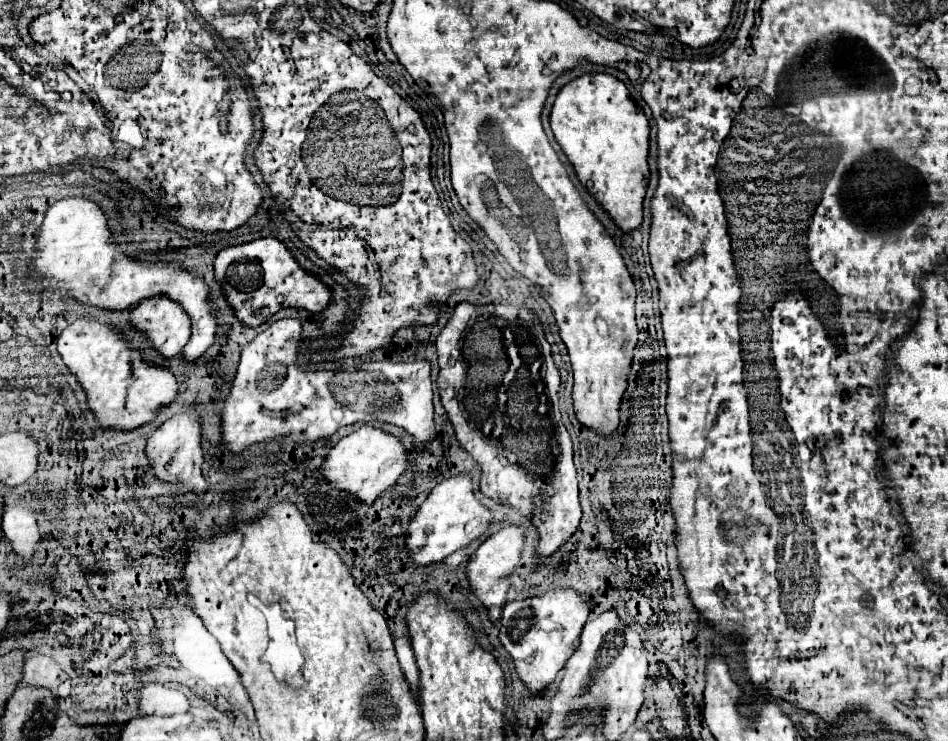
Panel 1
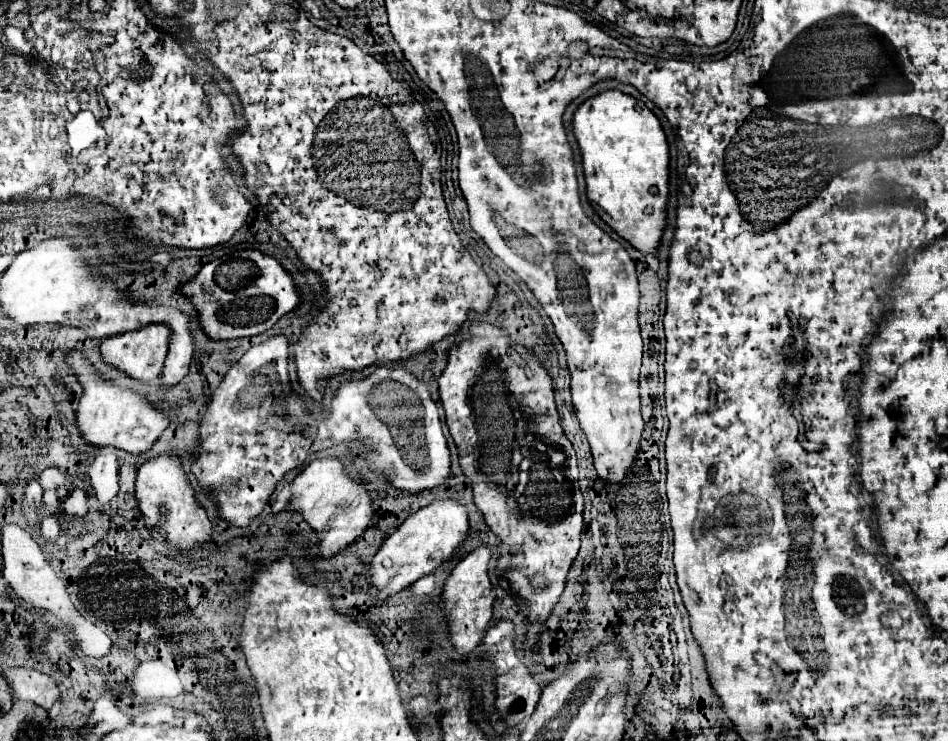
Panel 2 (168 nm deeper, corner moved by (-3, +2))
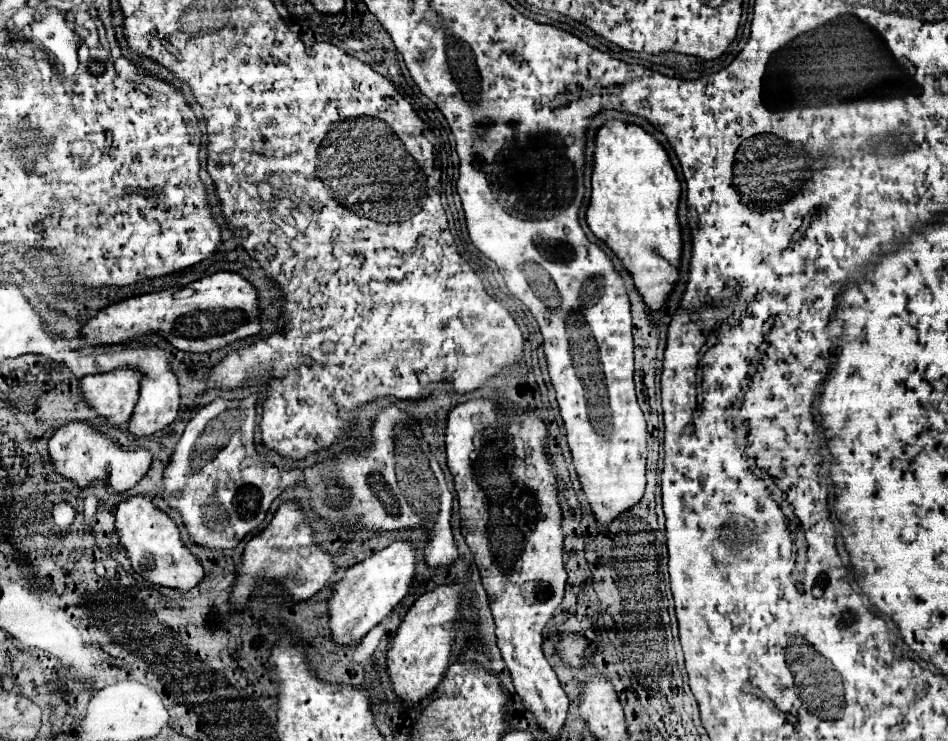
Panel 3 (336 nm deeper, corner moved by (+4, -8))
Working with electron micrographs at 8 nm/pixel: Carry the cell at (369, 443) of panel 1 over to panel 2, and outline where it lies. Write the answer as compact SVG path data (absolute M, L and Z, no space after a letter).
M317 458L293 480L291 508L299 510L309 526L321 538L321 556L333 556L349 546L369 526L373 516L373 498L367 484L355 482L347 474L347 466L341 458Z

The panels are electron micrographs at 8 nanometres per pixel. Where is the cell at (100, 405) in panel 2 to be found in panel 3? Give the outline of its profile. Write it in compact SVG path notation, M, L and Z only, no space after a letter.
M70 422L70 424L62 426L50 438L48 452L50 452L50 460L54 464L54 472L60 474L62 478L72 480L76 484L76 488L88 488L94 482L102 482L102 484L108 484L112 488L112 492L116 492L116 494L134 488L140 482L140 478L148 472L150 462L152 462L152 454L148 450L118 448L112 444L112 440L108 436L92 430L92 426L88 426L84 422Z

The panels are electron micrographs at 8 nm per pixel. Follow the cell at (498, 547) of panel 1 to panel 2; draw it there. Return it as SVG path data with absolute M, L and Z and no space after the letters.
M479 546L475 548L469 556L465 556L451 572L451 576L445 582L445 592L443 592L443 610L449 616L449 626L451 626L451 640L457 650L463 654L473 652L493 618L493 602L495 602L495 588L489 580L489 562L491 562L491 548L489 546Z

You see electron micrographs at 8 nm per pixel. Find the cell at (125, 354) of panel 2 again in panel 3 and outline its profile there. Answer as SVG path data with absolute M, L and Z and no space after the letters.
M120 368L106 374L86 376L80 380L80 392L86 404L106 418L110 426L124 426L138 402L140 372Z

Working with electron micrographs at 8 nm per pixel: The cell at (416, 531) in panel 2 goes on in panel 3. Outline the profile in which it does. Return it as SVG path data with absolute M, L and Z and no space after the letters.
M394 542L388 548L372 554L370 558L344 570L342 578L334 582L328 598L330 632L338 646L360 642L376 624L380 624L394 606L406 596L412 584L416 566L416 550L410 542Z

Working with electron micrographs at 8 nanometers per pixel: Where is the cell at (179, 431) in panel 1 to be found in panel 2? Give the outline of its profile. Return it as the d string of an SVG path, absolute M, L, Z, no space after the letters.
M173 450L147 460L139 468L135 496L139 502L139 510L145 516L145 524L149 528L161 528L161 534L171 546L189 550L193 546L203 546L211 540L211 520L207 518L207 512L197 500L195 490L183 470L183 456L175 454Z

